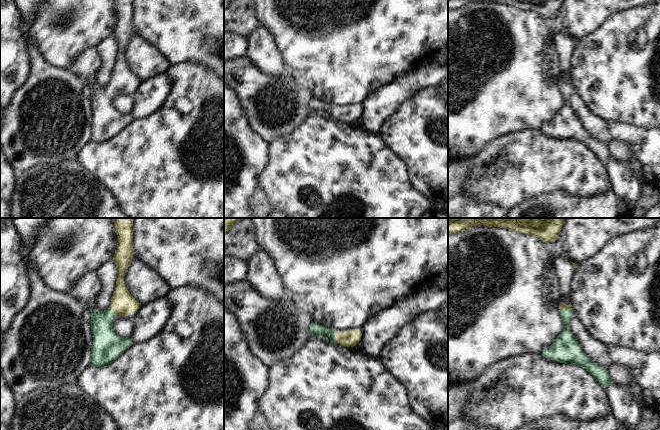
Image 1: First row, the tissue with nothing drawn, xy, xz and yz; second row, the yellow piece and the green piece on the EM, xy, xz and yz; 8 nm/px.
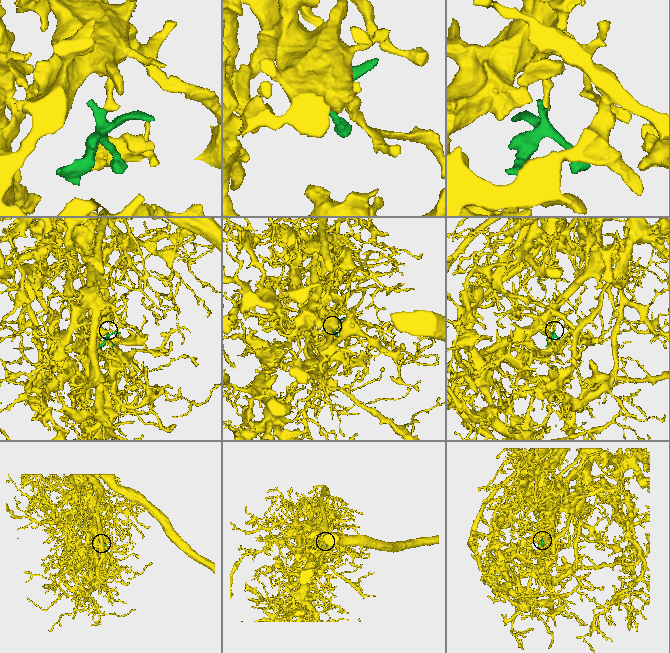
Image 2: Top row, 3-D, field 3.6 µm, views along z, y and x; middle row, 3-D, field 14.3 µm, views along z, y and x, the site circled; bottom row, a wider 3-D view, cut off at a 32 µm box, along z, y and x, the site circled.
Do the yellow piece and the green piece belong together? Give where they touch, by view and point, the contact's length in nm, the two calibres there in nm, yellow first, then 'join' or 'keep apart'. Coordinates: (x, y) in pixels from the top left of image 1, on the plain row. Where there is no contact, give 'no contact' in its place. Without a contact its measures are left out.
yz (566, 85) | 100 nm | 60/150 nm | join

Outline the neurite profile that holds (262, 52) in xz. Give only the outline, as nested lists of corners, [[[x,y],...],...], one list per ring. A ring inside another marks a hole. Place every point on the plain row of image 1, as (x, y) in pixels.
[[[259,26],[247,38],[249,48],[246,57],[263,73],[281,77],[285,72],[285,62],[273,42],[269,31]]]

